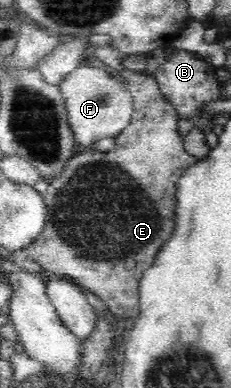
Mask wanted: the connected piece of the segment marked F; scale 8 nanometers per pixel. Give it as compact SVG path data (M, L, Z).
M80 64L63 80L60 92L69 115L69 124L80 149L93 149L96 142L103 138L116 139L131 124L134 117L132 94L107 71Z

